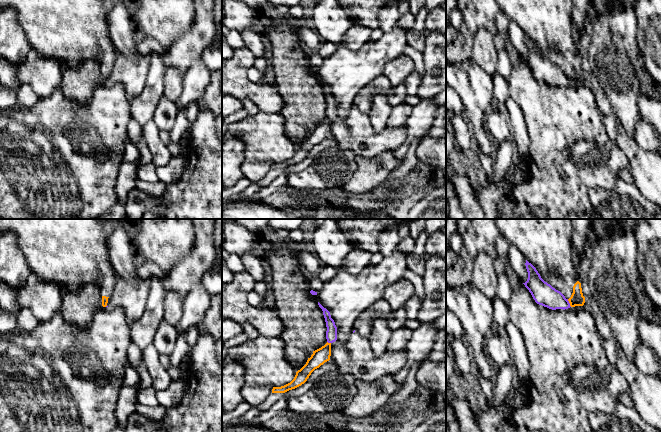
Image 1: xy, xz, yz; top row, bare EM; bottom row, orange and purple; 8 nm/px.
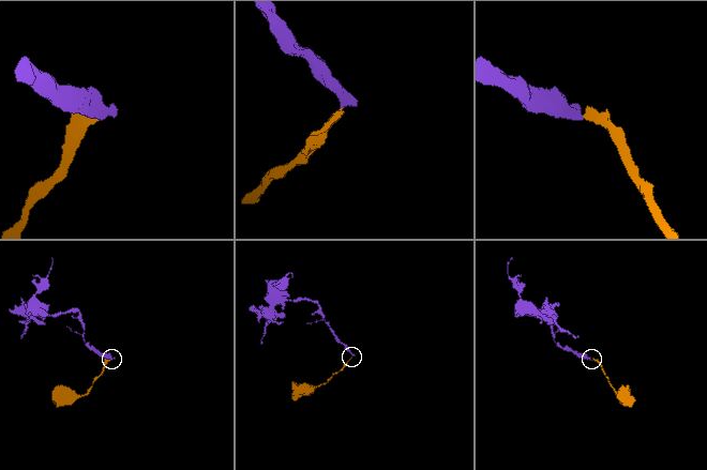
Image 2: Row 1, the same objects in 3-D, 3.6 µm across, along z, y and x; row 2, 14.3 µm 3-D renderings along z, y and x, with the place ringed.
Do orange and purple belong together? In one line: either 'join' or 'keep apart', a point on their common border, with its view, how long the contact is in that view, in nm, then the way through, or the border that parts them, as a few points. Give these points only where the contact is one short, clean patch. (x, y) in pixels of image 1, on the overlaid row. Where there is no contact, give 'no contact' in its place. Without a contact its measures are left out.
keep apart; contact yz (569, 302); length 70 nm; border yz (567, 299), (571, 306)

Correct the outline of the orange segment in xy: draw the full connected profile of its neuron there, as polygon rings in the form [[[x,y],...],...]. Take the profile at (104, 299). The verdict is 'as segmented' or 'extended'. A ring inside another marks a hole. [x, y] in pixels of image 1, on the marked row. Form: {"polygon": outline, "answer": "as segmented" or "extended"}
{"polygon": [[[0,219],[0,235],[13,233],[31,273],[40,280],[66,286],[76,292],[88,284],[96,284],[102,294],[102,306],[119,281],[113,268],[108,236],[125,219]]], "answer": "extended"}

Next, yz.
{"polygon": [[[494,219],[495,224],[506,241],[514,245],[531,263],[541,278],[560,291],[571,307],[583,306],[585,297],[581,283],[576,278],[575,259],[572,250],[571,219]]], "answer": "extended"}

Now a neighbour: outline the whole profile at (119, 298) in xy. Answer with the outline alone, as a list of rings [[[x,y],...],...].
[[[119,280],[108,298],[107,306],[109,308],[122,307],[128,323],[132,325],[137,319],[142,317],[145,311],[149,290],[149,280],[139,283]]]

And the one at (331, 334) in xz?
[[[318,302],[318,305],[323,311],[323,315],[324,315],[325,322],[326,322],[326,327],[327,327],[326,339],[327,339],[327,342],[333,343],[337,340],[337,327],[335,325],[334,320],[331,318],[330,312],[326,308],[324,308],[319,302]]]

